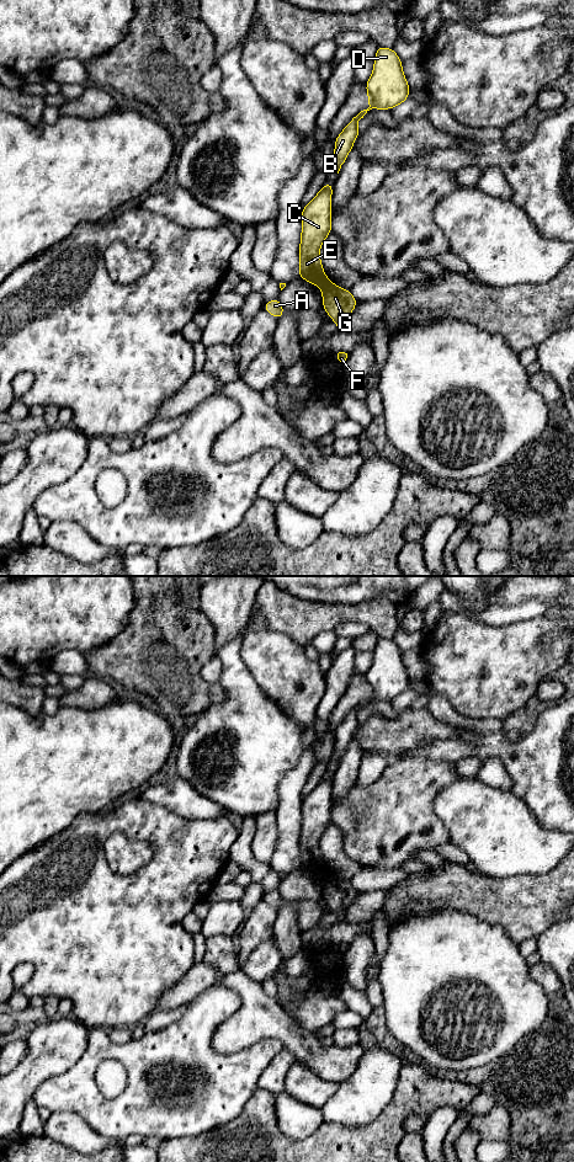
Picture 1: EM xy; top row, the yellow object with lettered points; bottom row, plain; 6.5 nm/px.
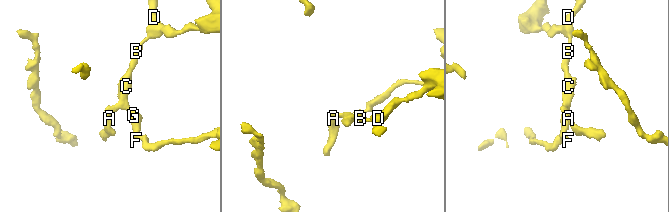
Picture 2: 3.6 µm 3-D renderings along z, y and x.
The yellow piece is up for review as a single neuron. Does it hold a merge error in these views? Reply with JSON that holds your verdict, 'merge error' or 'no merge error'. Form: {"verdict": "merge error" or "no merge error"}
{"verdict": "merge error"}

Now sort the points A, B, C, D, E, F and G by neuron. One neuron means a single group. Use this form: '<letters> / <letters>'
A B C D E / F G

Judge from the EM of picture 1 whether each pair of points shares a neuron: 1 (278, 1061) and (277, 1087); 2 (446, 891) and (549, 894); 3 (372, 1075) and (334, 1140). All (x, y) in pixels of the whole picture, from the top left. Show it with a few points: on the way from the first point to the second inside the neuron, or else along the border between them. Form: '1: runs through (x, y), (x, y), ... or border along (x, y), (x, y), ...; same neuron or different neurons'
1: runs through (278, 1067), (277, 1081); same neuron
2: runs through (472, 893), (524, 894); same neuron
3: border along (371, 1120), (355, 1126), (325, 1123); different neurons

